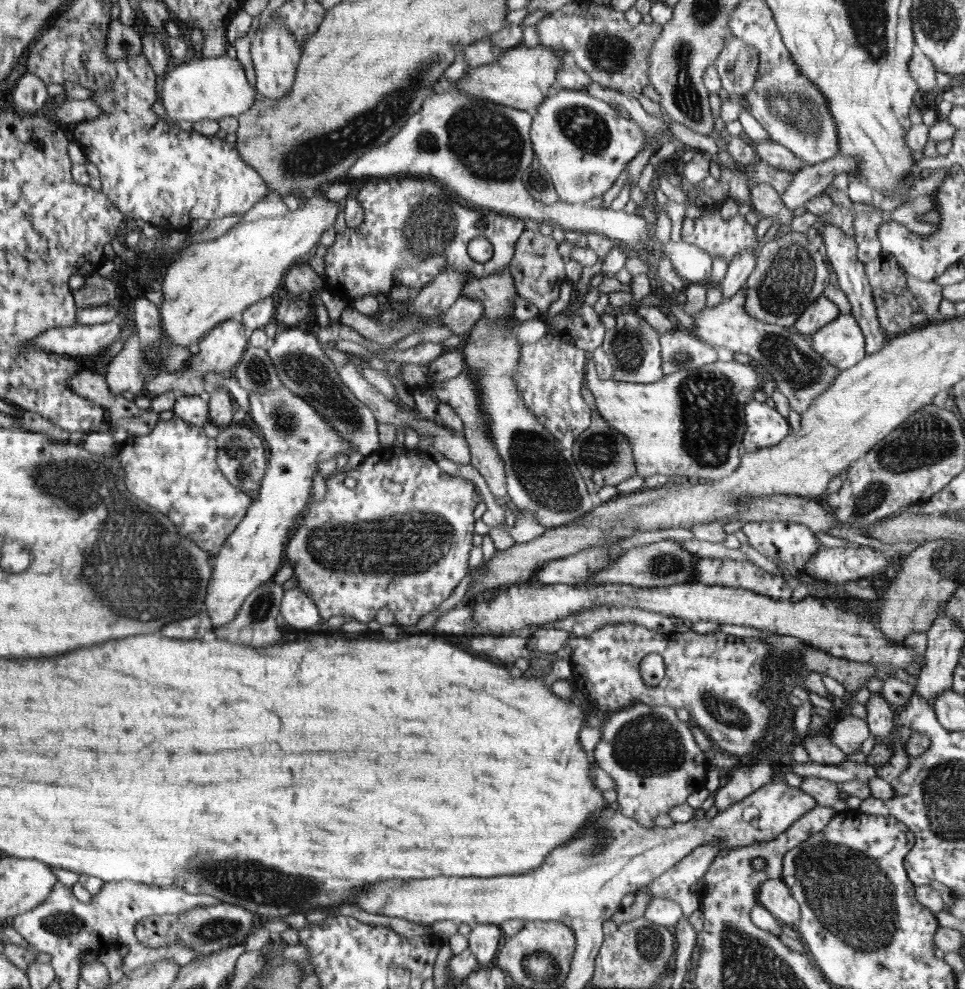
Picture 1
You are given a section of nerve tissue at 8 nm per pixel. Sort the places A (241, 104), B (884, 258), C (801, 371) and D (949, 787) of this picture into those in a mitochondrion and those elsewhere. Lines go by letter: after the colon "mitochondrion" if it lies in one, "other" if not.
A: other
B: other
C: mitochondrion
D: mitochondrion

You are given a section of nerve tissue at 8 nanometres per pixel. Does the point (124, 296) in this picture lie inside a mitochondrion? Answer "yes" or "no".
no

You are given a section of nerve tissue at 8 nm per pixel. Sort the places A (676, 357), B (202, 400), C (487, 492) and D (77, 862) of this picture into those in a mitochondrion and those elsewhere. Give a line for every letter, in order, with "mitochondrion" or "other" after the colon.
A: mitochondrion
B: other
C: other
D: other

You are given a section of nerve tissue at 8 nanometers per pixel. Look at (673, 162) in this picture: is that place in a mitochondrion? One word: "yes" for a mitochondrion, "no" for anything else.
no

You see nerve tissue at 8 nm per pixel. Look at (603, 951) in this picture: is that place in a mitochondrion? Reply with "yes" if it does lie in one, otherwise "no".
no

